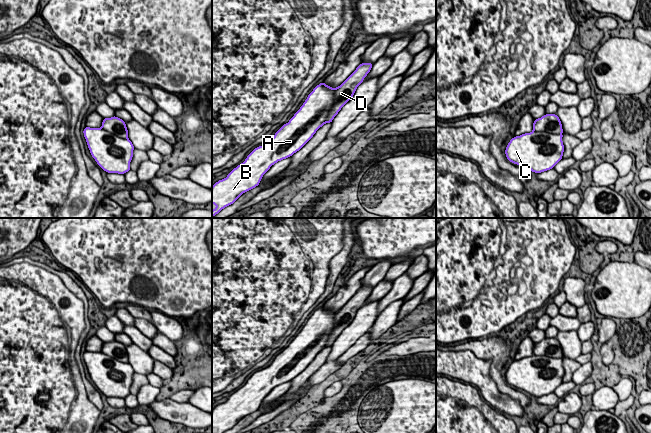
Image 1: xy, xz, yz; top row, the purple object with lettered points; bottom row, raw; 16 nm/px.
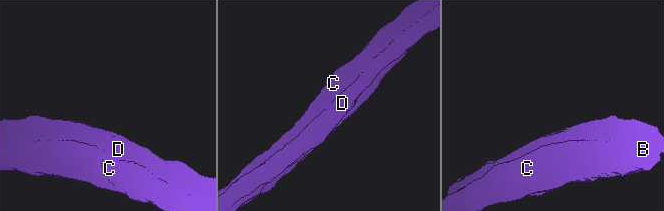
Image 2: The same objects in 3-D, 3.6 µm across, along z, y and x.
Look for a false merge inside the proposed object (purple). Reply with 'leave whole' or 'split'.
split

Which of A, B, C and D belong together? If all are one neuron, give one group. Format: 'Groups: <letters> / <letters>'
Groups: A B C / D

